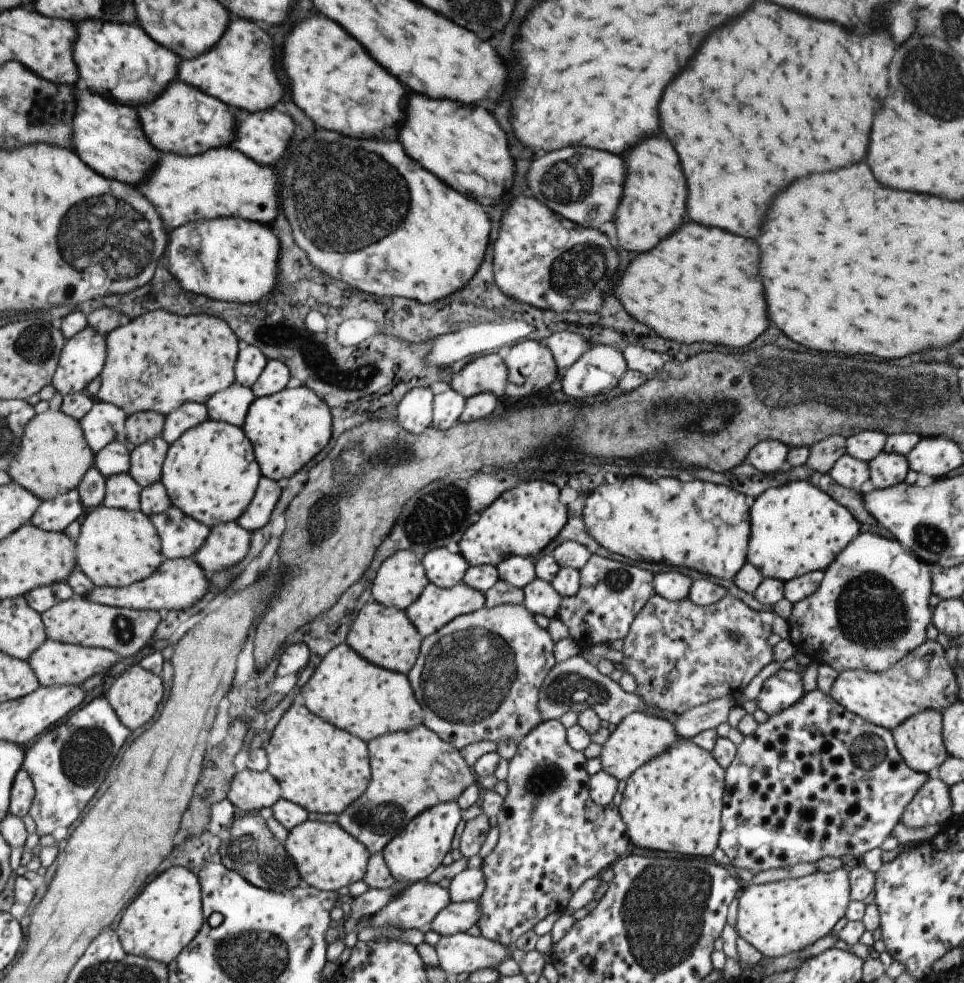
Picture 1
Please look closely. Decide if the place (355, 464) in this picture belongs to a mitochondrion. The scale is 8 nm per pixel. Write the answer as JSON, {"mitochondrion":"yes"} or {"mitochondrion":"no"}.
{"mitochondrion":"yes"}

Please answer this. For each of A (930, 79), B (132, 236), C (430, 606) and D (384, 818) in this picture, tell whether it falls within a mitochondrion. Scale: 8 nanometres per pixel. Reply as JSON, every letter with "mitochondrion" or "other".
{"A":"mitochondrion","B":"mitochondrion","C":"other","D":"mitochondrion"}

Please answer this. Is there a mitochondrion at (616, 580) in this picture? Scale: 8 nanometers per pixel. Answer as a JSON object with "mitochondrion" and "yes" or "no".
{"mitochondrion":"yes"}

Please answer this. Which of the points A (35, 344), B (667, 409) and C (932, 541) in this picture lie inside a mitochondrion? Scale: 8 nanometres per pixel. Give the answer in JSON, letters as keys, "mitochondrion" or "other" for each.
{"A":"mitochondrion","B":"mitochondrion","C":"mitochondrion"}

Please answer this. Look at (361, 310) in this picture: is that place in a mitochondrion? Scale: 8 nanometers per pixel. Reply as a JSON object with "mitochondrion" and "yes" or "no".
{"mitochondrion":"no"}

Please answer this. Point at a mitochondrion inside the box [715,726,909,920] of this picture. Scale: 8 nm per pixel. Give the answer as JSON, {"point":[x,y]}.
{"point":[871,744]}

